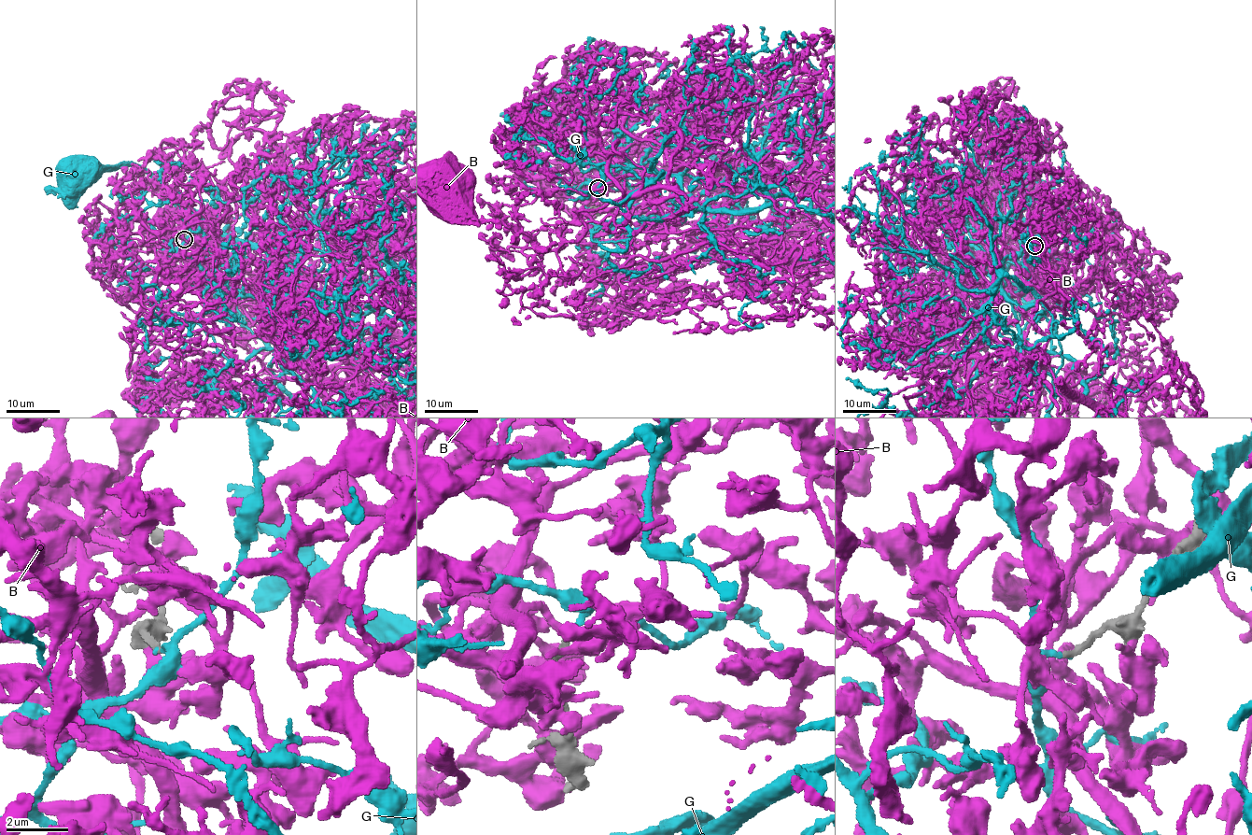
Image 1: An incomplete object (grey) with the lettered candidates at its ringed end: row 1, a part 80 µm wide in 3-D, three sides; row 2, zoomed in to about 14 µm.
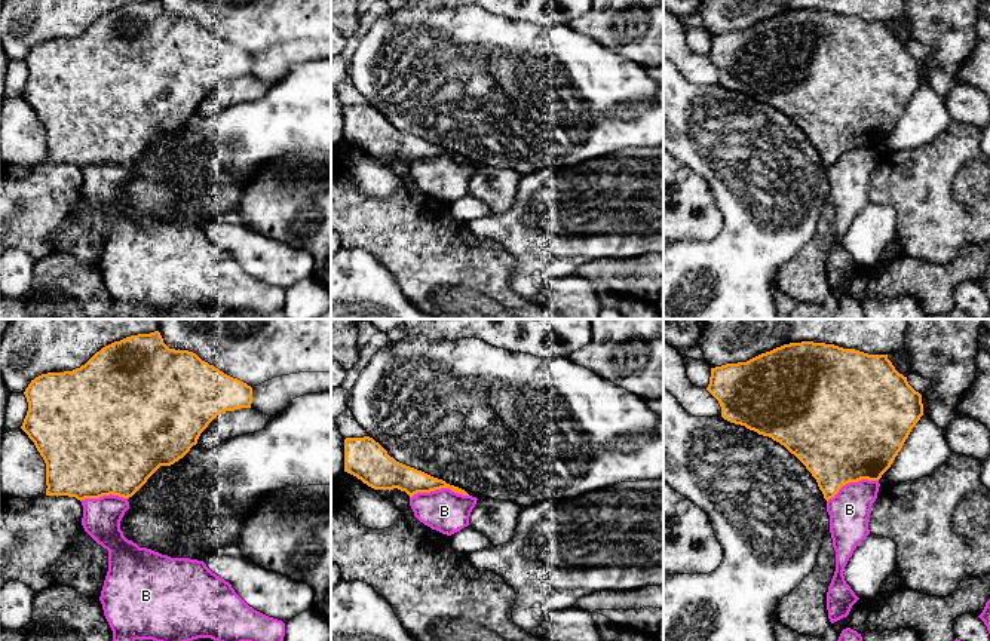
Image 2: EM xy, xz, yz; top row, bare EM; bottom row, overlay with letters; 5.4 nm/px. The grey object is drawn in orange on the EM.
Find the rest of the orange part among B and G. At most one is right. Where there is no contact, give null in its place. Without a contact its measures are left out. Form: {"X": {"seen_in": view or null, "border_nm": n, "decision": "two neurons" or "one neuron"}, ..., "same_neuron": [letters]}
{"B": {"seen_in": "xz", "border_nm": 320, "decision": "two neurons"}, "G": {"seen_in": null, "decision": "one neuron"}, "same_neuron": ["G"]}

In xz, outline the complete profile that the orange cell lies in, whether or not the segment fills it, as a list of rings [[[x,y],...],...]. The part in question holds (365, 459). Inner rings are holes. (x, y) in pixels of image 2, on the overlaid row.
[[[370,436],[344,439],[344,472],[356,476],[374,490],[390,491],[398,488],[410,497],[441,488],[469,496],[459,487],[396,461]]]

